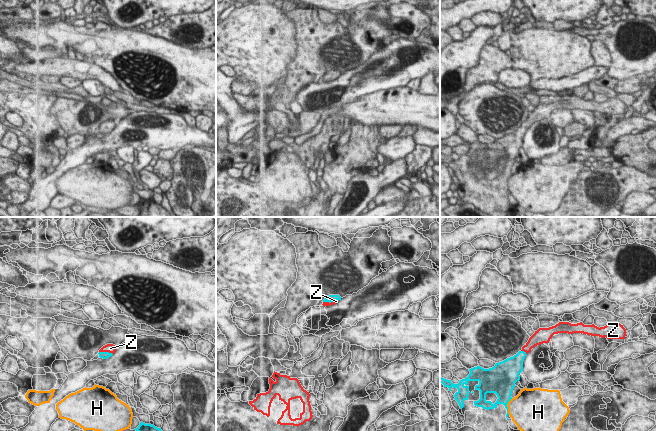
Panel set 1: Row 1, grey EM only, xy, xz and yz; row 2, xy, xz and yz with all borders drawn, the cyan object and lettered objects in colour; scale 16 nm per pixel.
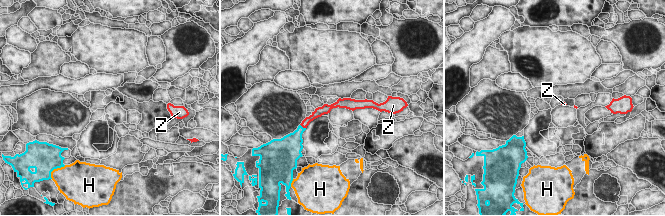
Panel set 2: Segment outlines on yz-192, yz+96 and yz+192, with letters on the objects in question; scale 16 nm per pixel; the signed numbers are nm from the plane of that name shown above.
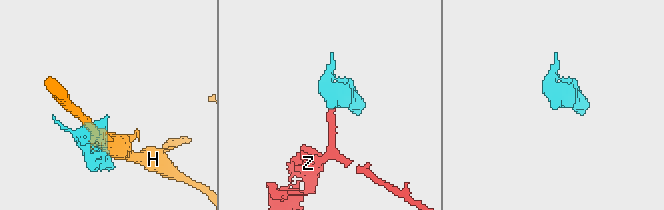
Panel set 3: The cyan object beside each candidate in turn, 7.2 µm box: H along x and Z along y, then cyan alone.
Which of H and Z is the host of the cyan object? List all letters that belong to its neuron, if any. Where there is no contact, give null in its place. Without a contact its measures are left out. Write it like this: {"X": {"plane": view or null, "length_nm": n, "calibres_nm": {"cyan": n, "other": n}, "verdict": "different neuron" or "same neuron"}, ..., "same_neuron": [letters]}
{"H": {"plane": "yz", "length_nm": 280, "calibres_nm": {"cyan": 260, "other": 420}, "verdict": "different neuron"}, "Z": {"plane": "xy", "length_nm": 220, "calibres_nm": {"cyan": 120, "other": 140}, "verdict": "same neuron"}, "same_neuron": ["Z"]}

